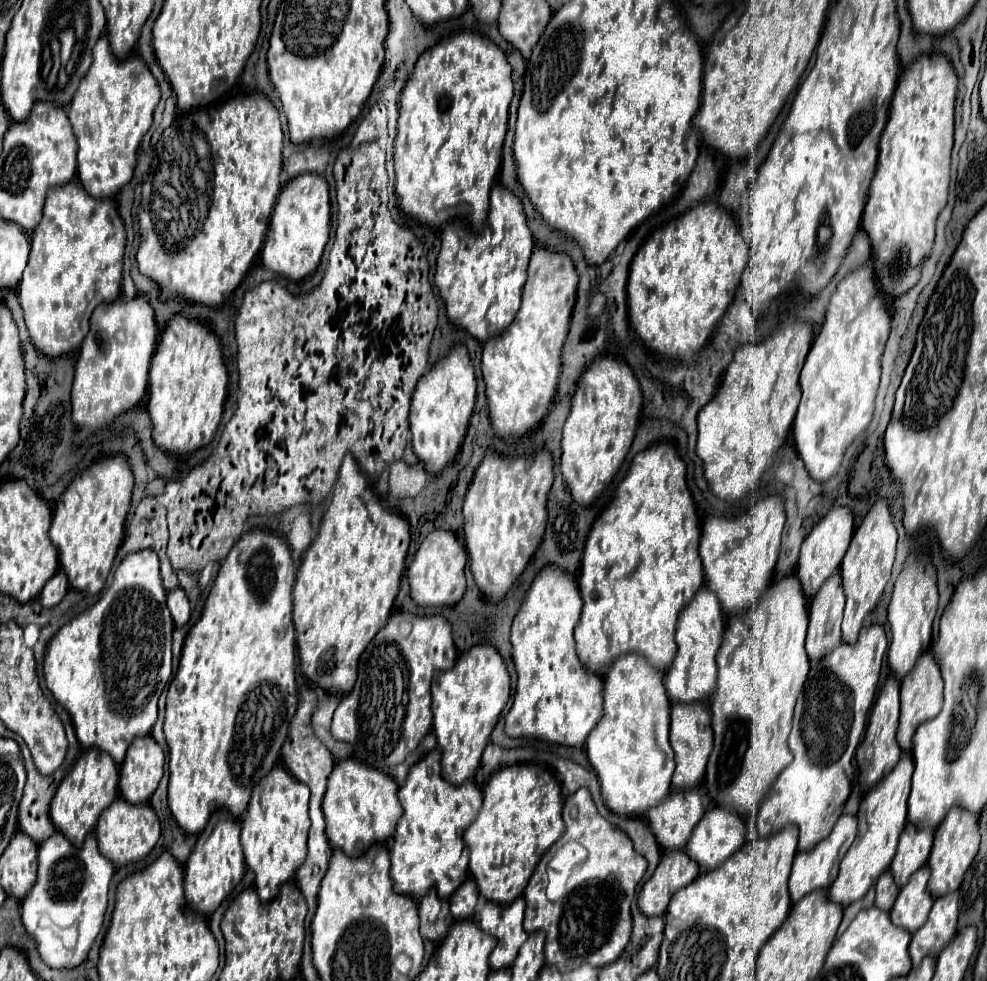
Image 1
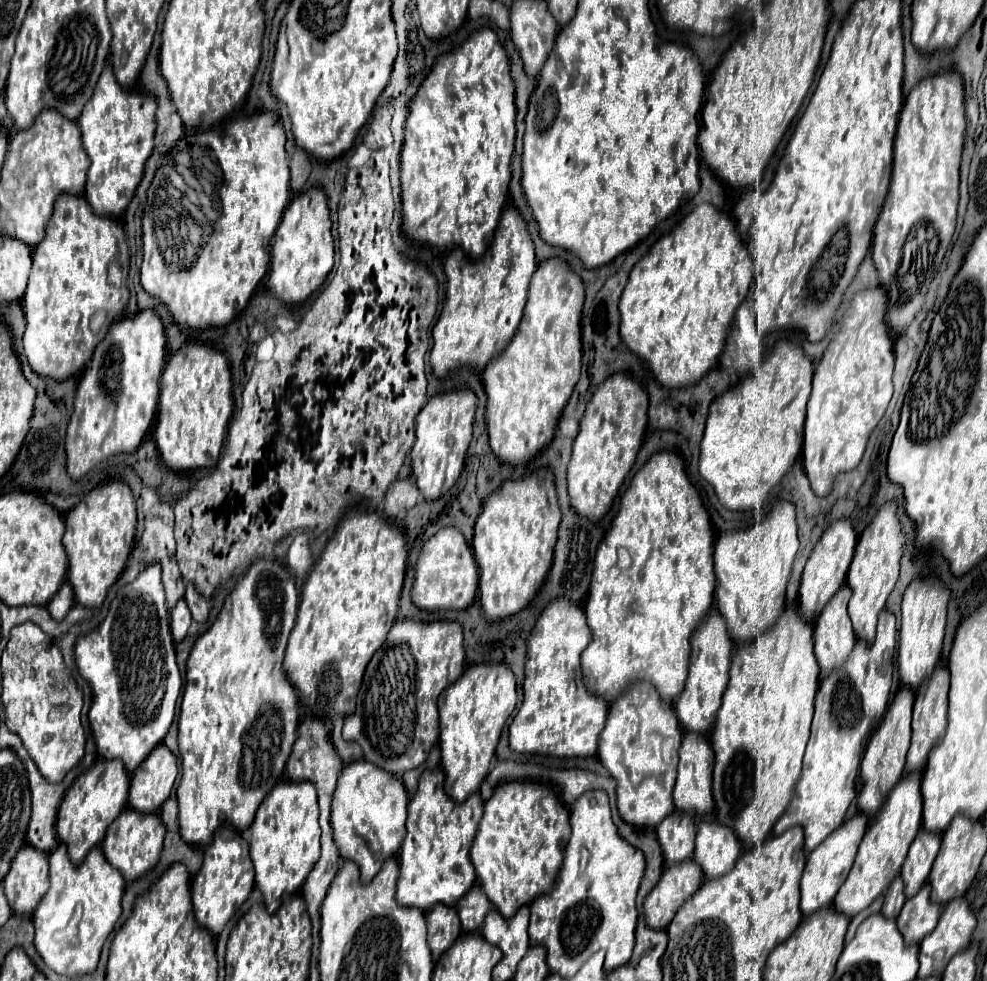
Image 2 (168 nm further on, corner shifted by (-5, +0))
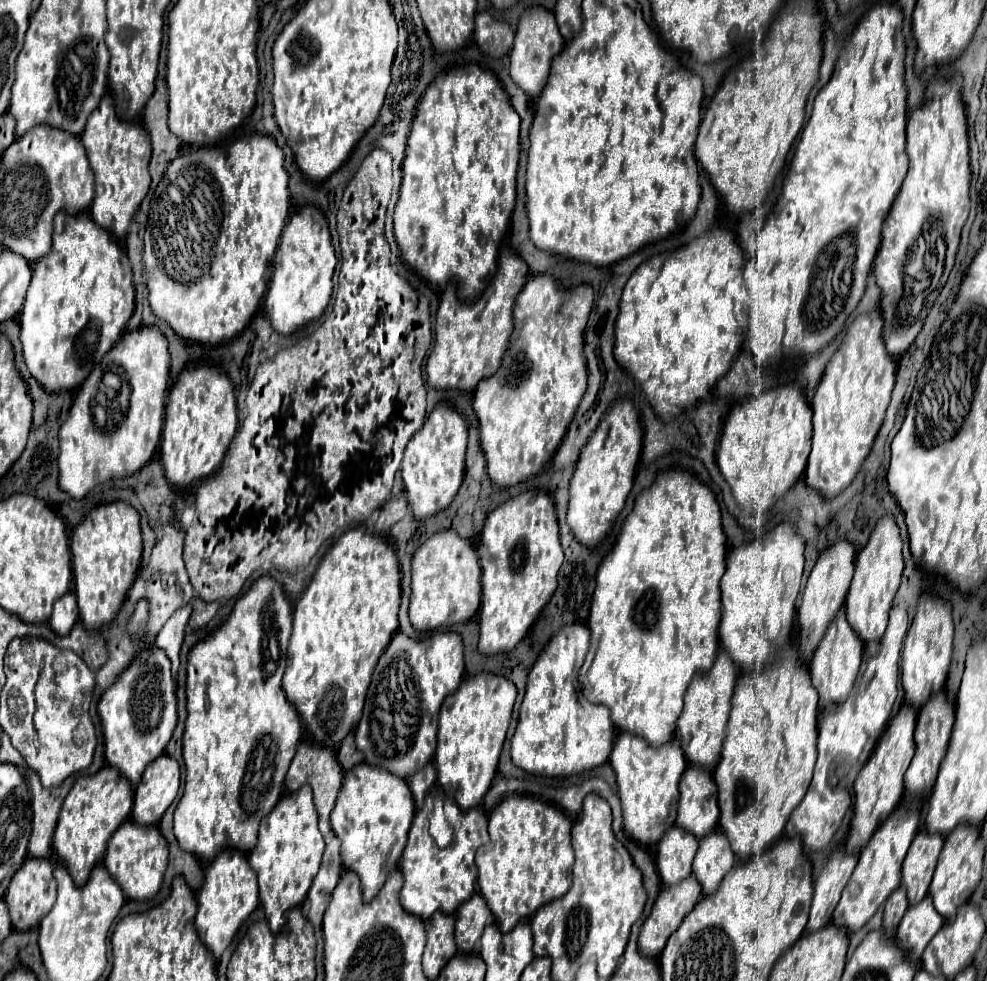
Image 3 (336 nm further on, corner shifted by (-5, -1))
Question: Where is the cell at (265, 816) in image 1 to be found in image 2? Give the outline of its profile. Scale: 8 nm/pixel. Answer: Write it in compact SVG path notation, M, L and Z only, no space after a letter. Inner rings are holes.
M281 781L267 795L267 799L257 809L255 821L251 825L251 861L255 867L255 883L265 897L267 911L275 913L281 903L295 895L309 871L315 867L321 847L319 847L319 807L317 791L311 783L291 783Z

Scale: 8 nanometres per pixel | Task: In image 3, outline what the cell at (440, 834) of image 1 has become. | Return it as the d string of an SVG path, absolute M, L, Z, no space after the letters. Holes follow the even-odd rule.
M445 802L445 816L447 822L453 826L453 840L447 848L439 848L433 838L427 832L427 822L421 826L413 826L409 830L409 840L401 856L401 872L403 872L403 888L401 888L401 906L421 916L423 920L429 920L435 912L441 914L455 914L455 908L467 900L467 896L473 896L475 892L475 880L477 880L477 868L475 868L475 852L477 848L487 842L487 820L485 812L481 808L471 808L467 812L461 812L451 802Z

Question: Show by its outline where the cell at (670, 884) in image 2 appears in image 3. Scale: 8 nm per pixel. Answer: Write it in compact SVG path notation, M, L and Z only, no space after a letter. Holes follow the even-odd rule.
M687 876L679 884L665 886L657 896L653 910L639 934L639 950L645 956L657 958L665 948L667 938L681 924L683 916L697 904L701 898L701 888L695 876Z

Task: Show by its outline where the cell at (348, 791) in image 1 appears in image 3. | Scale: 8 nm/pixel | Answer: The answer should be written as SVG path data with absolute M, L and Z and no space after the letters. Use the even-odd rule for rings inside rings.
M361 762L345 772L343 788L331 812L331 828L341 840L343 864L359 876L363 898L367 902L383 886L387 872L397 868L413 814L413 794L403 778L367 762Z

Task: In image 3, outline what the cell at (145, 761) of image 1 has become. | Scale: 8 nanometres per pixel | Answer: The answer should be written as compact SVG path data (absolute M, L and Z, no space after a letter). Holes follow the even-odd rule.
M163 754L153 760L135 788L131 818L137 824L159 824L161 816L179 792L181 772L175 758Z

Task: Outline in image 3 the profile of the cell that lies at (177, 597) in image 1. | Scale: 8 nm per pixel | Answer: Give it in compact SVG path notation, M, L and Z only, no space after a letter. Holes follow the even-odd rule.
M183 606L179 608L167 622L165 626L159 630L157 638L155 638L155 644L163 650L167 650L167 656L171 660L177 662L179 658L179 648L183 644L183 638L185 638L185 626L189 622L189 616L191 616L191 606Z

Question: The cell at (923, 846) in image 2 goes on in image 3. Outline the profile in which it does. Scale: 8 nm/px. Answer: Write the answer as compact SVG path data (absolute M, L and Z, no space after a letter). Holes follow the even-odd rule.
M919 832L915 836L903 862L903 878L901 878L901 884L907 888L907 900L911 906L923 900L923 896L927 896L941 848L943 836L939 834Z

